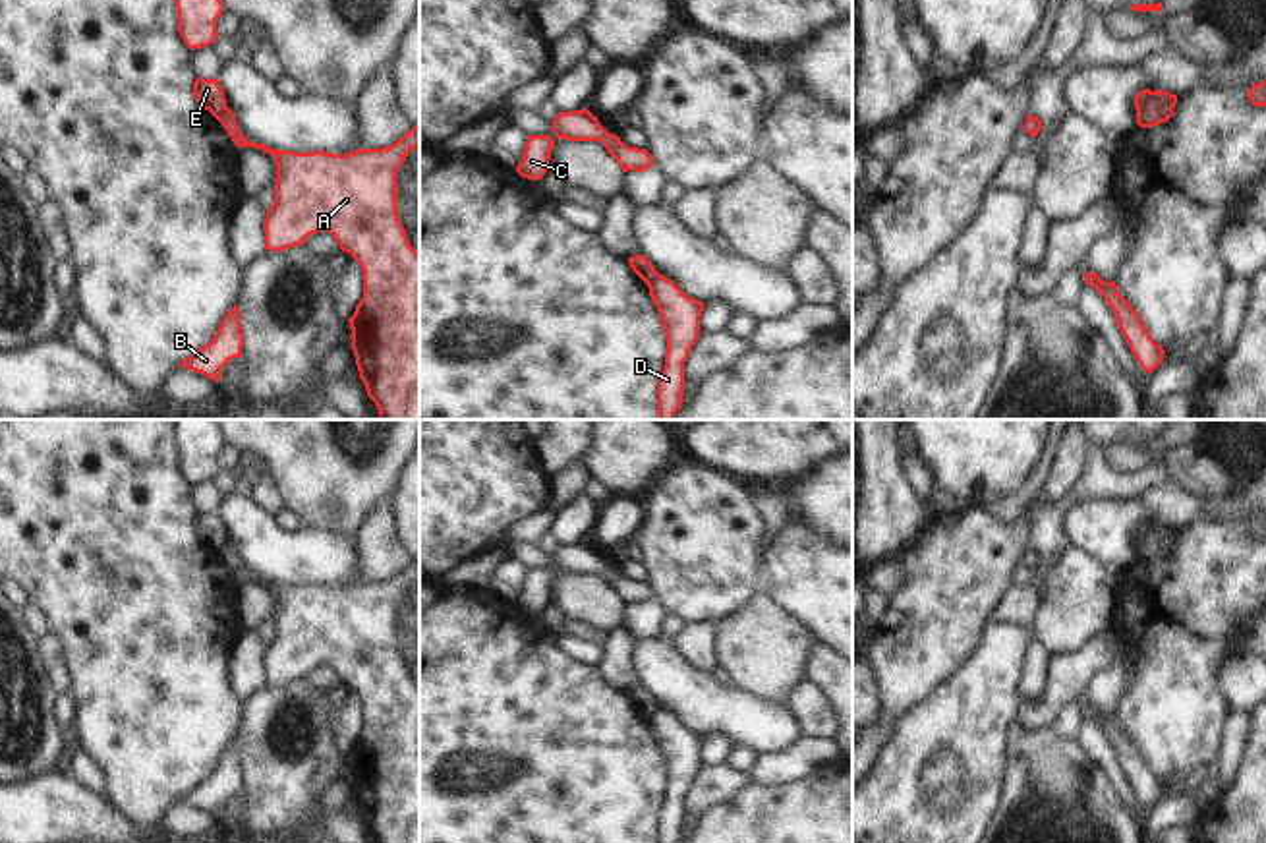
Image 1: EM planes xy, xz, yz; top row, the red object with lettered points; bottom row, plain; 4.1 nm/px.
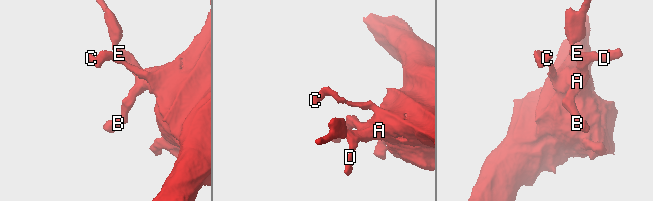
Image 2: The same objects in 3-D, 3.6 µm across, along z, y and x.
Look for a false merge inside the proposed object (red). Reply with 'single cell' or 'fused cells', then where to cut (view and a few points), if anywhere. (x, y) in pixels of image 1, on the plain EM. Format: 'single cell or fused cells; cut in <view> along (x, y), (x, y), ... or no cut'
fused cells; cut in xy along (225, 538), (217, 552)

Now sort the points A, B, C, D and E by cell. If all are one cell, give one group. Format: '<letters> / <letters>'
A B C D / E

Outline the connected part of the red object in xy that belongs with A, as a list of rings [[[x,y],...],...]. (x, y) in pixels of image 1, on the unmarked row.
[[[224,539],[216,551],[236,580],[255,580],[276,596],[274,634],[265,652],[265,681],[282,684],[303,679],[305,671],[327,663],[340,683],[363,704],[363,731],[348,752],[360,812],[377,843],[419,843],[419,686],[410,679],[398,650],[396,605],[412,582],[419,582],[419,559],[381,582],[346,588],[325,584],[278,584],[251,576],[238,565],[234,545]]]

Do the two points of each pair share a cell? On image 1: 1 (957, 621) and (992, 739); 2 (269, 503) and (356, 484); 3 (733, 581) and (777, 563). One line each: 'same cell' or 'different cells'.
1: different cells
2: different cells
3: different cells

